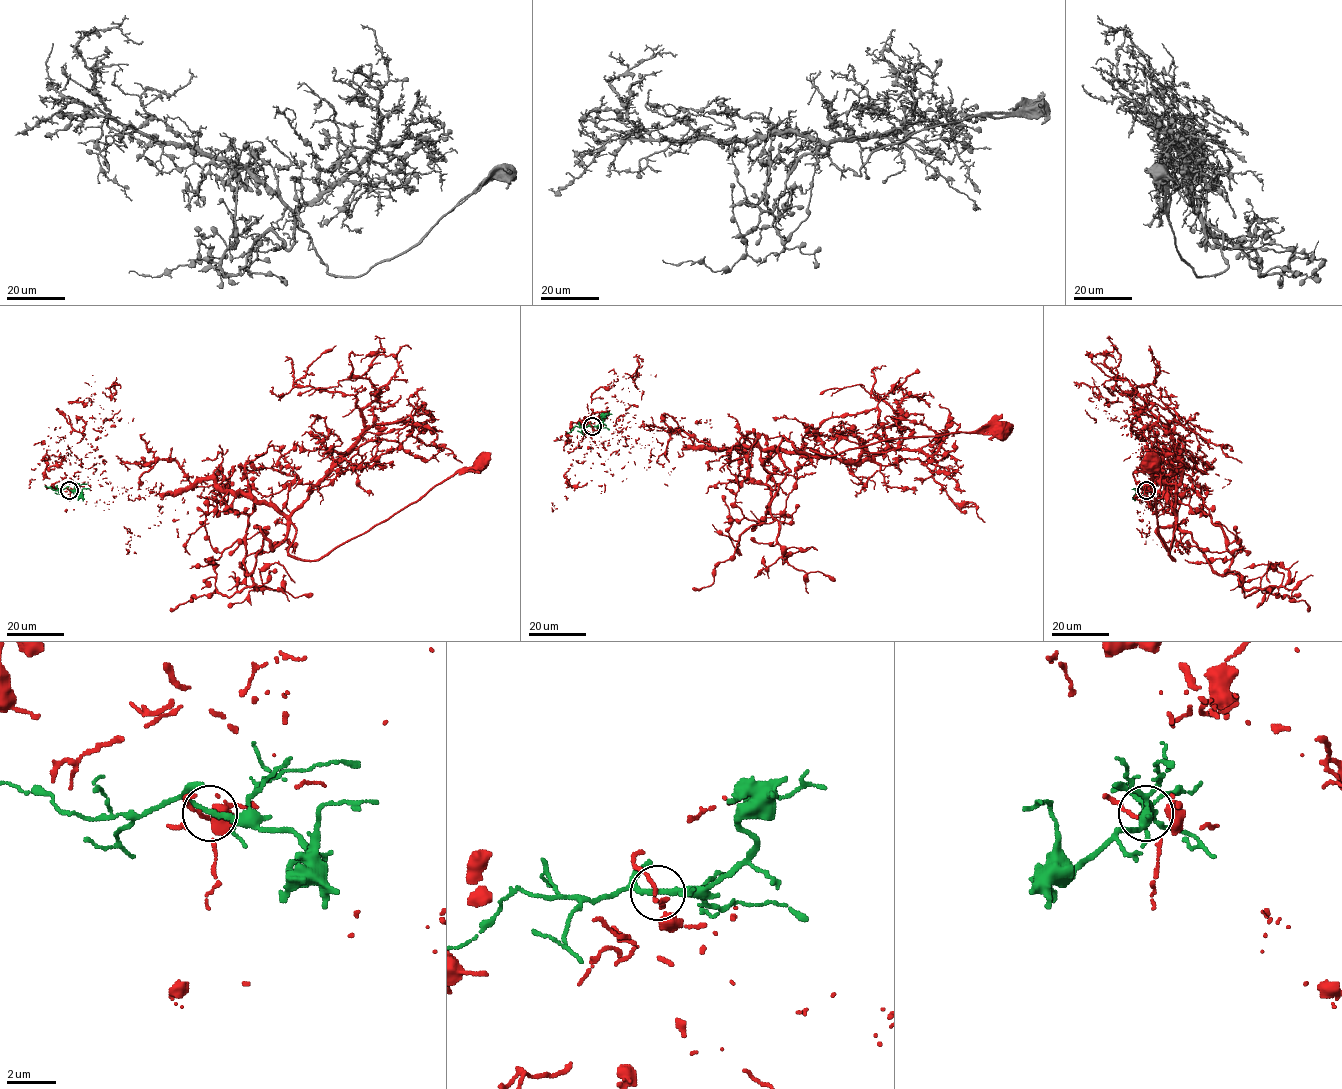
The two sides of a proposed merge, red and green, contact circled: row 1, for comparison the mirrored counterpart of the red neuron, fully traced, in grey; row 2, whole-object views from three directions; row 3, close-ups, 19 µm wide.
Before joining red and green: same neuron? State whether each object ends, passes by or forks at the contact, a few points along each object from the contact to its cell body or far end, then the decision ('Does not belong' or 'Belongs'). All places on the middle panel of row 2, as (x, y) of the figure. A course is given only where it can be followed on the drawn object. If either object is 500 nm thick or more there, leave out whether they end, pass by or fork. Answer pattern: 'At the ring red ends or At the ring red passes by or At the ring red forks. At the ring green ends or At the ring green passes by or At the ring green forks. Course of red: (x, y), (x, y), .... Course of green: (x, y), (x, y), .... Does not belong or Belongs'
At the ring red passes by. At the ring green forks. Course of red: (592, 426), (600, 430), (586, 430), (586, 417), (600, 427), (608, 415), (632, 447), (805, 456), (1003, 427). Course of green: (592, 426), (598, 426), (603, 420), (602, 417), (611, 414). Does not belong

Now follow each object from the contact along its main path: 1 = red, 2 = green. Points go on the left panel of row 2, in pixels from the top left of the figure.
1: (69, 490), (61, 462), (86, 438), (119, 493), (213, 479), (273, 505), (288, 552), (314, 560), (481, 464)
2: (69, 490), (78, 491), (79, 496), (83, 488), (89, 488)

